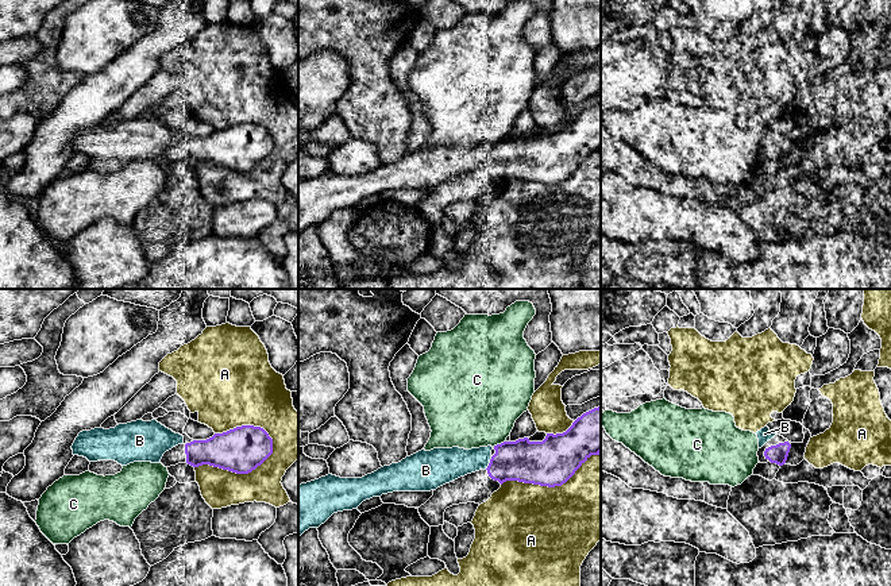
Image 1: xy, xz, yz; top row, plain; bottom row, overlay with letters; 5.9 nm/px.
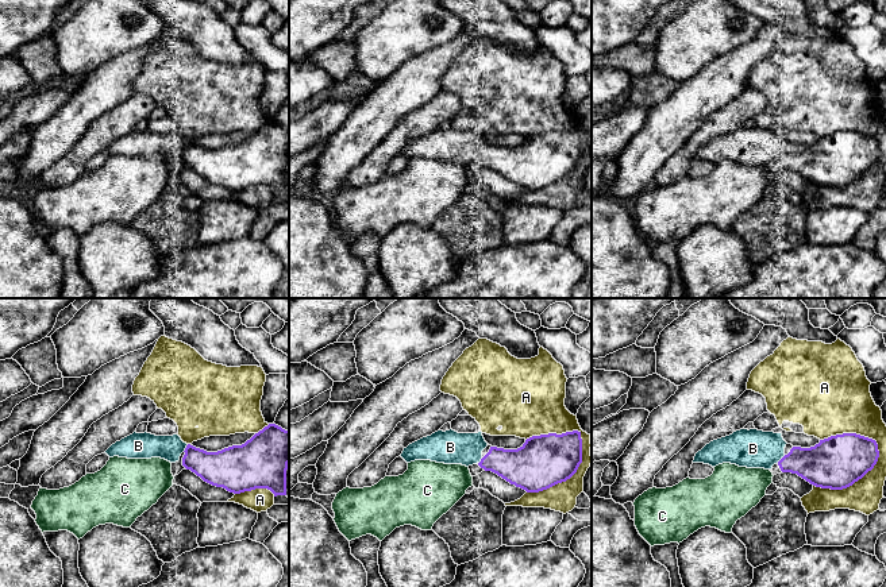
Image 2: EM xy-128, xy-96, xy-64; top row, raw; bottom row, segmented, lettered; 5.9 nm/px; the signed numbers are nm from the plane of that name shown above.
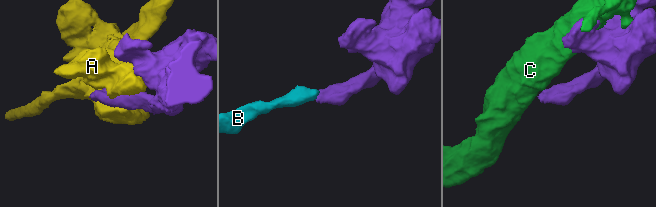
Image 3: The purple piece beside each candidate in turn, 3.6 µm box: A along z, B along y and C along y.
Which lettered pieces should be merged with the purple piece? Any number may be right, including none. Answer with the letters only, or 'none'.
B

